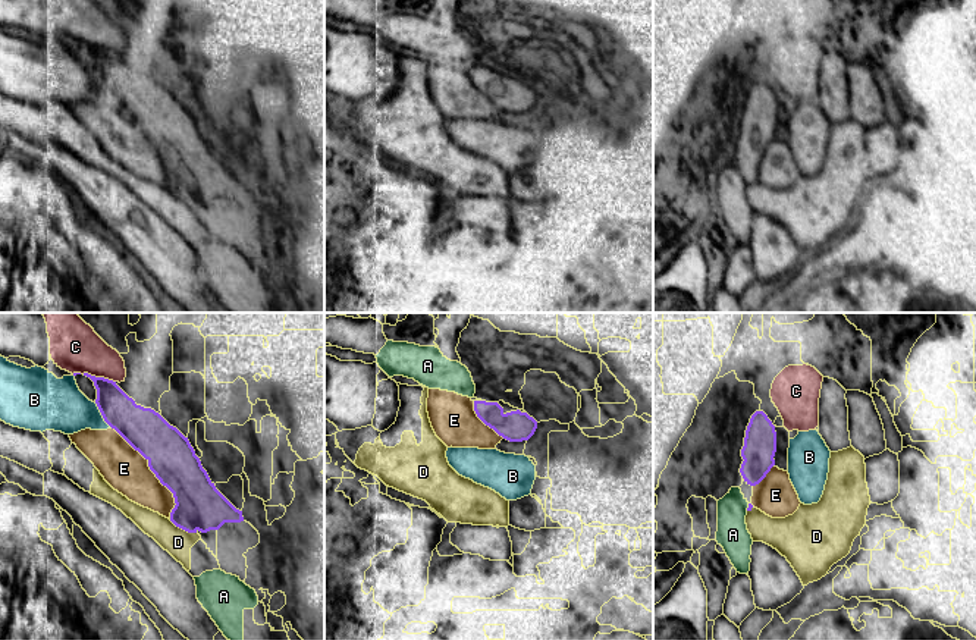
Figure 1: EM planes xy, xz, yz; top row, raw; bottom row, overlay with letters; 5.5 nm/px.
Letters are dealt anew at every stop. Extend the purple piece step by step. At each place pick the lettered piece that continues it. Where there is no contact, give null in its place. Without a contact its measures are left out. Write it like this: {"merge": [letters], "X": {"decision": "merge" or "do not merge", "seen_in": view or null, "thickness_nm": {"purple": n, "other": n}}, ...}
{"merge": [], "A": {"decision": "do not merge", "seen_in": "yz", "thickness_nm": {"purple": 20, "other": 170}}, "B": {"decision": "do not merge", "seen_in": "xy", "thickness_nm": {"purple": 240, "other": 280}}, "C": {"decision": "do not merge", "seen_in": "xy", "thickness_nm": {"purple": 190, "other": 280}}, "D": {"decision": "do not merge", "seen_in": "xy", "thickness_nm": {"purple": 260, "other": 150}}, "E": {"decision": "do not merge", "seen_in": "xy", "thickness_nm": {"purple": 260, "other": 240}}}

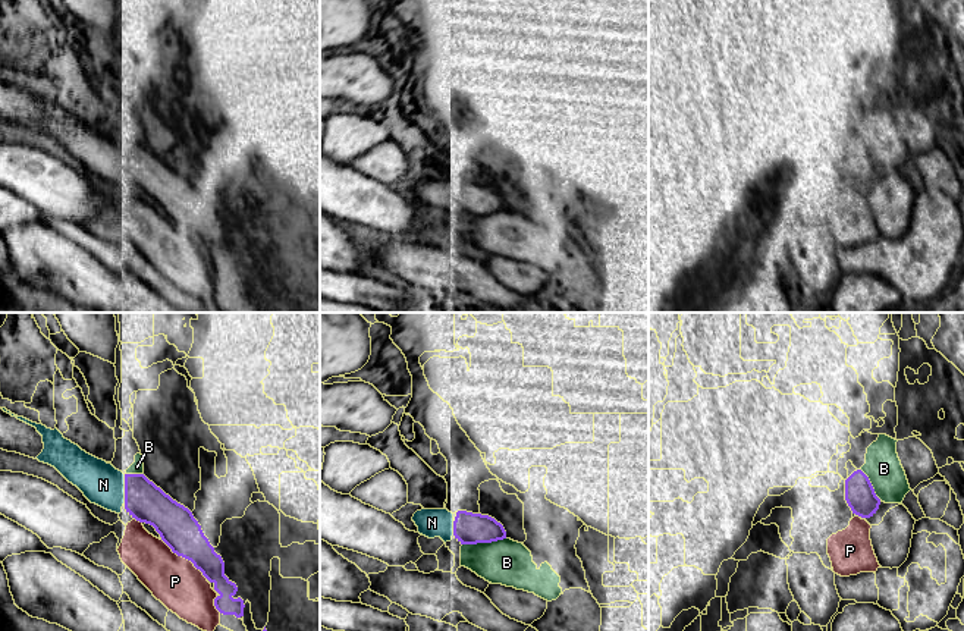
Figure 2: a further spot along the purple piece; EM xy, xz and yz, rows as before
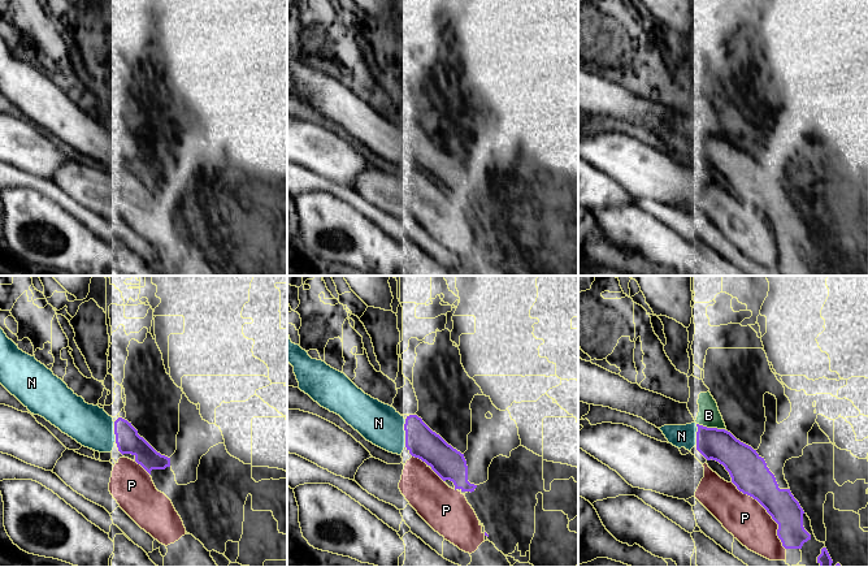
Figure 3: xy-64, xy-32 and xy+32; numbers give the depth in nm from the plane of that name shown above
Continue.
{"merge": ["N"], "B": {"decision": "do not merge", "seen_in": "xz", "thickness_nm": {"purple": 180, "other": 240}}, "N": {"decision": "merge", "seen_in": "xy", "thickness_nm": {"purple": 220, "other": 220}}, "P": {"decision": "do not merge", "seen_in": "xy", "thickness_nm": {"purple": 220, "other": 280}}}

